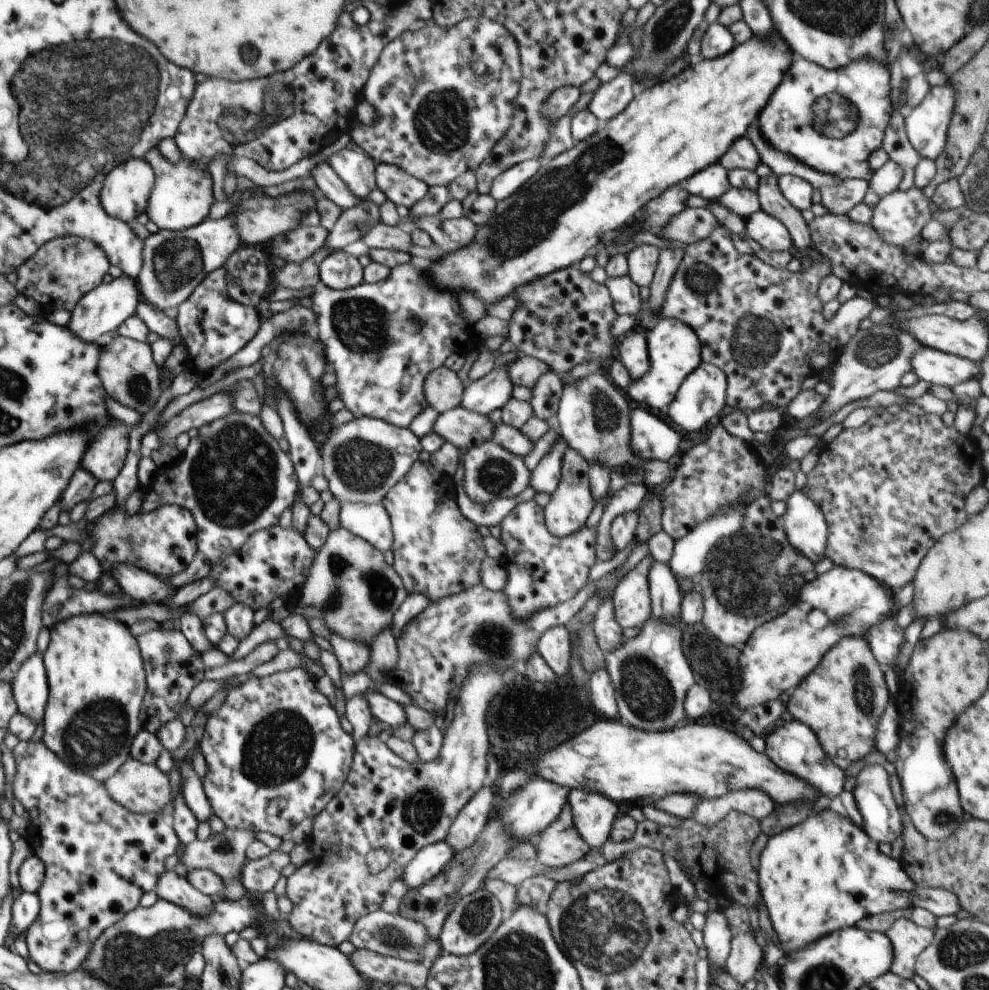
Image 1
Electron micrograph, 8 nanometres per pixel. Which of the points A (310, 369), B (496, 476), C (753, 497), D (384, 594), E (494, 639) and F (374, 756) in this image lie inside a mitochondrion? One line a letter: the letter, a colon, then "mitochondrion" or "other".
A: other
B: mitochondrion
C: other
D: mitochondrion
E: mitochondrion
F: other

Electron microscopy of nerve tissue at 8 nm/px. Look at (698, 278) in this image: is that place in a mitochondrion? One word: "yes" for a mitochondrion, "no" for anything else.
yes

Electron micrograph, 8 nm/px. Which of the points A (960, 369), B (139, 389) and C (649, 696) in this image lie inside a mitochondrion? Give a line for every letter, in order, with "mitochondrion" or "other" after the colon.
A: other
B: mitochondrion
C: mitochondrion

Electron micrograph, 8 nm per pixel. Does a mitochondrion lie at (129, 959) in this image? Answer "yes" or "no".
yes

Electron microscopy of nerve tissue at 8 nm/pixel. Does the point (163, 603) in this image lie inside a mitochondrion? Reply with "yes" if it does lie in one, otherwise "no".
no

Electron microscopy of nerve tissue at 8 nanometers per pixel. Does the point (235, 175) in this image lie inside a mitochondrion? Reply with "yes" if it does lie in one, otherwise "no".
no

